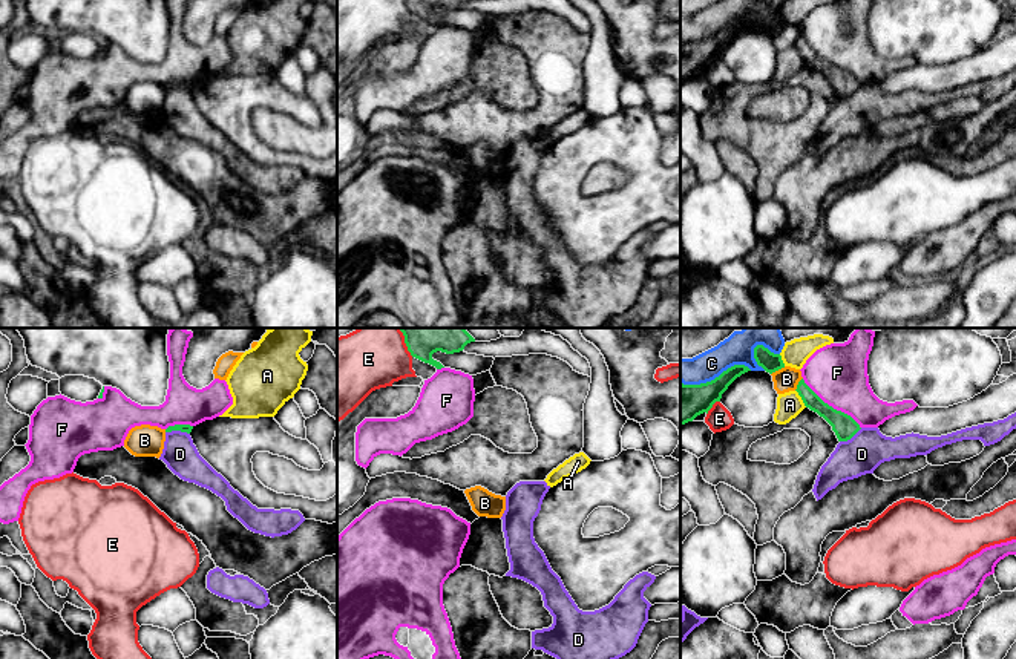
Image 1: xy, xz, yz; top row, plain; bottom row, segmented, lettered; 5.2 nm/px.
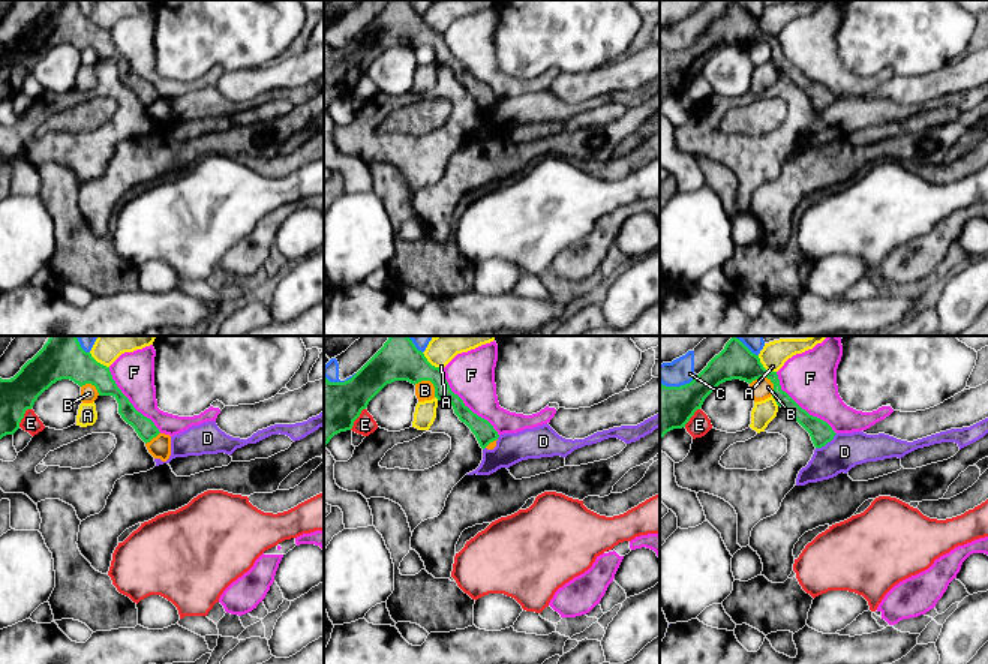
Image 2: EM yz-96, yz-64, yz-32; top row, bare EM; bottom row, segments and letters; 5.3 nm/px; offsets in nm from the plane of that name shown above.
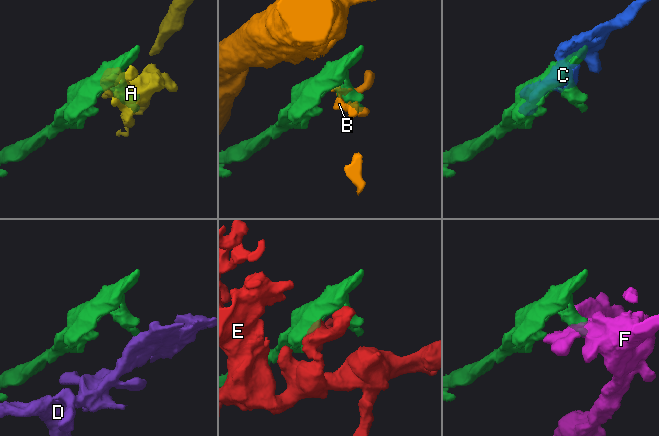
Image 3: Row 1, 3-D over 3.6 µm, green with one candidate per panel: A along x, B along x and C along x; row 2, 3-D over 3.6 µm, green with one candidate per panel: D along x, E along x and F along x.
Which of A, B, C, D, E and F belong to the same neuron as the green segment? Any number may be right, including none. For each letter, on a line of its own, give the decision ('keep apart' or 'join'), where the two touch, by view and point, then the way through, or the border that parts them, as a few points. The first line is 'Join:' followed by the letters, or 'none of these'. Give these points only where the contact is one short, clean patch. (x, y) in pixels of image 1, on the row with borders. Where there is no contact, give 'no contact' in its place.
Join: none of these
A: keep apart | yz (802, 399)
B: keep apart | yz (777, 370)
C: keep apart | yz (716, 377)
D: keep apart | xy (178, 429) | along xy (166, 431), (186, 431), (189, 434)
E: keep apart | yz (711, 406)
F: keep apart | yz (831, 406)

